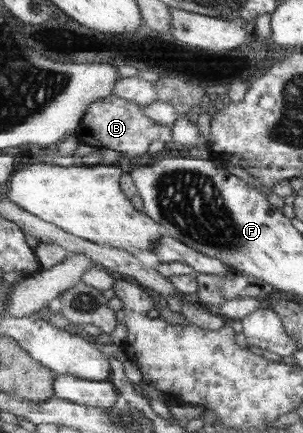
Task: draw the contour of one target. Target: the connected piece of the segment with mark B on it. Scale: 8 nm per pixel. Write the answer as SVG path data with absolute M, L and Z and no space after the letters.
M114 96L93 103L93 106L86 111L86 116L81 128L76 132L76 137L88 146L114 150L125 159L142 158L142 155L150 153L150 147L155 142L174 141L172 126L155 123L146 116L146 109L141 104Z

